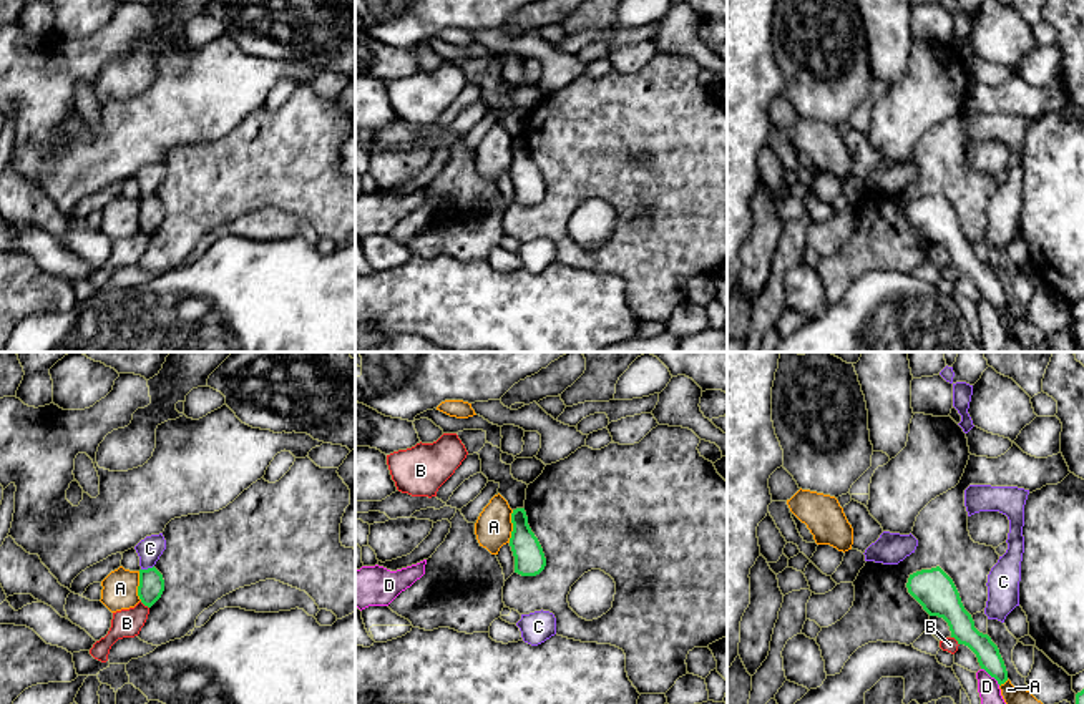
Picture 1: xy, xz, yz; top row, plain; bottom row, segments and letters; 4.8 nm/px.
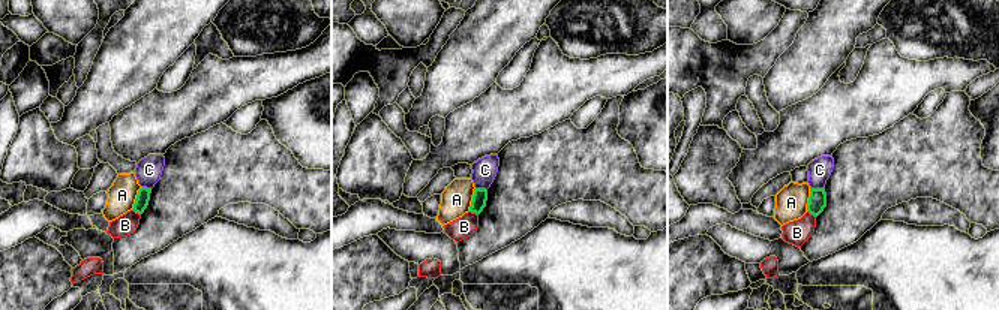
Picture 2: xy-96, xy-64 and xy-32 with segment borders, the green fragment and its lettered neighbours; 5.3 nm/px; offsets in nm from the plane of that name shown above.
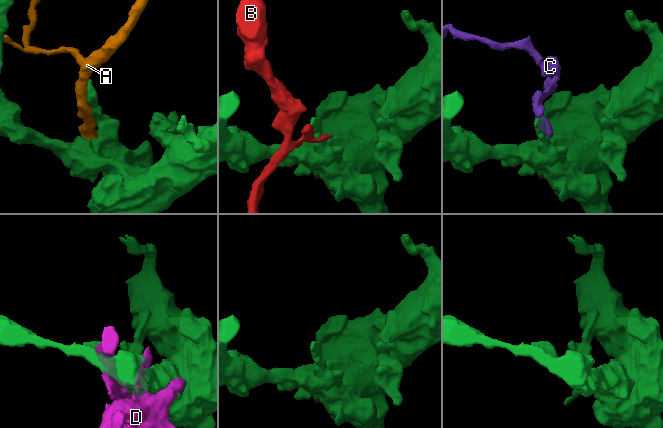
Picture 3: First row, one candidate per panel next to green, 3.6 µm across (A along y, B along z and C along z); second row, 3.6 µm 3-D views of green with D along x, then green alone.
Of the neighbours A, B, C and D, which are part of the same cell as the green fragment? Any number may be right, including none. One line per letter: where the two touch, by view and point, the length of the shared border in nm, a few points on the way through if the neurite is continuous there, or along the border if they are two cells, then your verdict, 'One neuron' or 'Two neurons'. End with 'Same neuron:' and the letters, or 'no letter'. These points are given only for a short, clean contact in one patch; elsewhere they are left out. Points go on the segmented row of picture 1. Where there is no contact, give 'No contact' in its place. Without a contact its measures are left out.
A: Touches green at xz (513, 527). Shared border 160 nm. Two neurons
B: Touches green at yz (957, 640). Shared border 60 nm. Two neurons
C: Touches green at xy (148, 568). Shared border 70 nm. Two neurons
D: Touches green at yz (991, 676). Shared border 130 nm. Two neurons
Same neuron: no letter

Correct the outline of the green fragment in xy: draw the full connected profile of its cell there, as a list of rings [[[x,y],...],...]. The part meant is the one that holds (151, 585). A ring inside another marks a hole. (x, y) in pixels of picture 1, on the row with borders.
[[[154,566],[139,570],[138,596],[144,606],[151,608],[161,598],[163,591],[164,579]]]

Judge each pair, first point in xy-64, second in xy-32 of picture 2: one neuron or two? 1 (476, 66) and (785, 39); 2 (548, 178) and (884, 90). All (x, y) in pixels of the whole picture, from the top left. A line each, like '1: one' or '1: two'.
1: two
2: two

